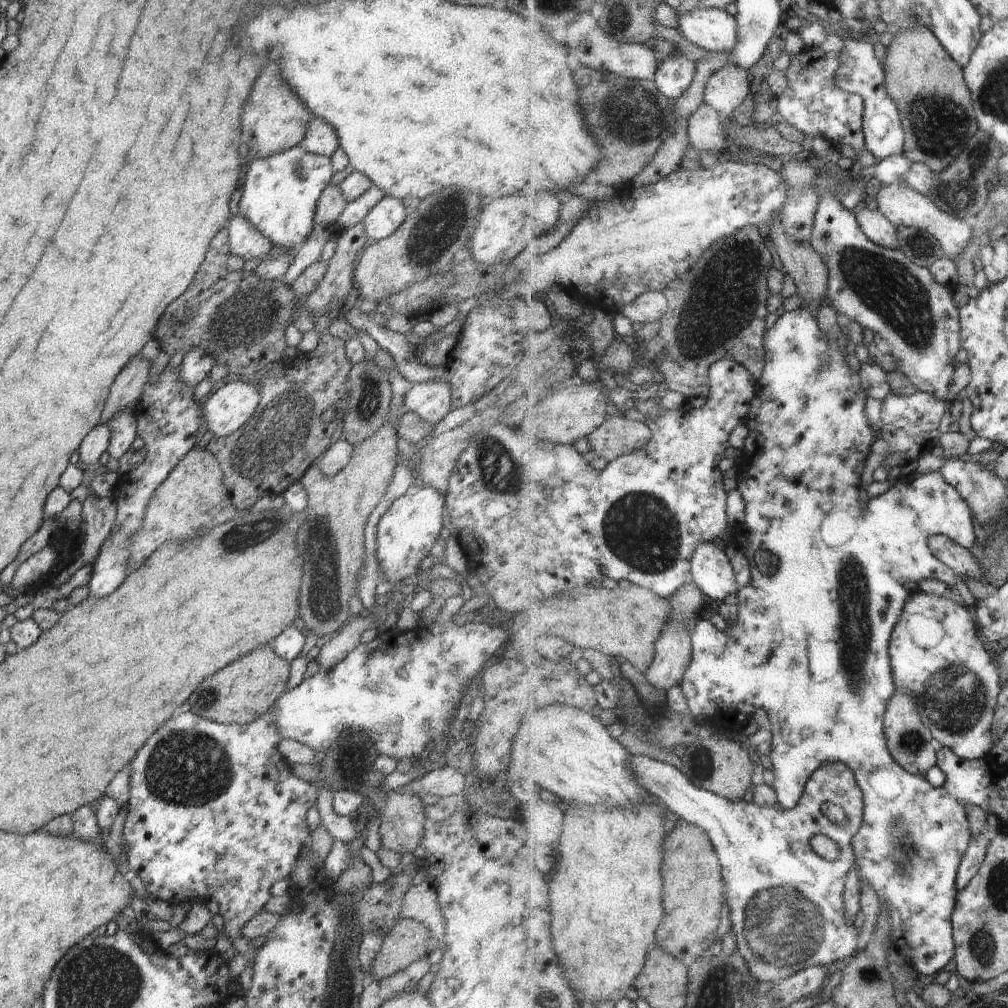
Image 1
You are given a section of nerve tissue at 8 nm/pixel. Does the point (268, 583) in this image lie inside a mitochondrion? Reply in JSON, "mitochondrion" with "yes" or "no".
{"mitochondrion":"no"}

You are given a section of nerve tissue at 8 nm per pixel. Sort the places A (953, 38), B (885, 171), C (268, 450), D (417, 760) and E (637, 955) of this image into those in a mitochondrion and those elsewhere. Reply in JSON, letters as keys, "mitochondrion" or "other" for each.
{"A":"other","B":"other","C":"mitochondrion","D":"other","E":"other"}

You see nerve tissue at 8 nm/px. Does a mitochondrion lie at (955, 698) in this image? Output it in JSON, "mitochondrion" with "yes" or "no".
{"mitochondrion":"yes"}

